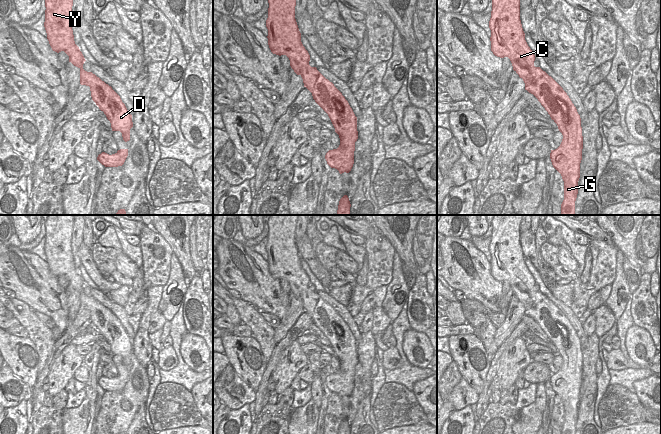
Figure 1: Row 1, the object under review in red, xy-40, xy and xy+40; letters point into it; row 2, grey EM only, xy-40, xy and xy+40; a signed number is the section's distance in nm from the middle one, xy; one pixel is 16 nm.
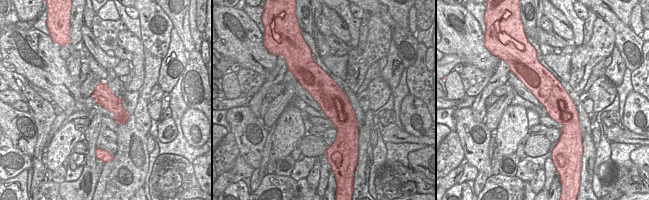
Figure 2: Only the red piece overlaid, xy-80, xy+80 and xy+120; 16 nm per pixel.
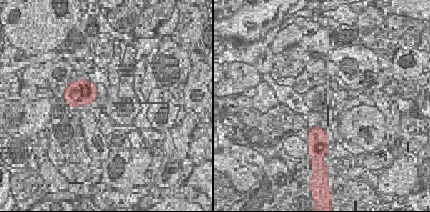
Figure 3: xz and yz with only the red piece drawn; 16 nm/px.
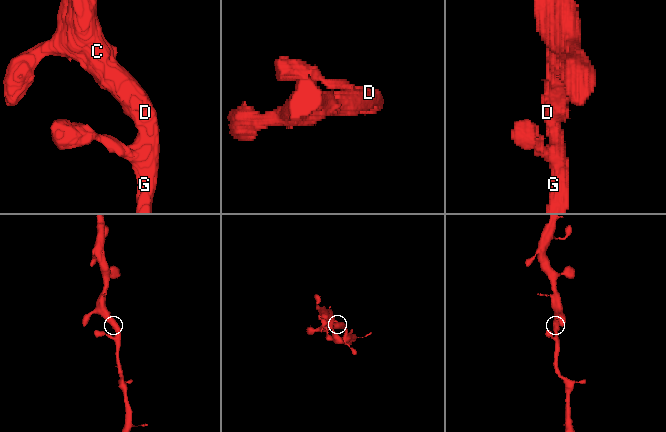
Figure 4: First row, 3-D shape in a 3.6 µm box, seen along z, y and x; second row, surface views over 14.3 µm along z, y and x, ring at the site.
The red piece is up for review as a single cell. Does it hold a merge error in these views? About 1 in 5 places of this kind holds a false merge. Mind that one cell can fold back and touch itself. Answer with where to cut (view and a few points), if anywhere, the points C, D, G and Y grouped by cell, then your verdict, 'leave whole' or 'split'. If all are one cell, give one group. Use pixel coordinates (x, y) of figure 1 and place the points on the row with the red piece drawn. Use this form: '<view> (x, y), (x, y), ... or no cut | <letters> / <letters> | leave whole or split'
no cut | C D G Y | leave whole

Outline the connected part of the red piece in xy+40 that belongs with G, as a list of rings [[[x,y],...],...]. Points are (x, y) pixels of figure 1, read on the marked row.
[[[492,0],[489,28],[491,30],[490,41],[493,54],[500,58],[508,57],[510,59],[513,70],[525,83],[525,90],[538,99],[563,135],[560,146],[551,150],[550,159],[553,167],[561,174],[564,181],[564,200],[561,204],[561,215],[575,215],[575,201],[578,194],[583,149],[580,115],[563,88],[540,67],[534,66],[535,55],[525,40],[525,33],[520,20],[520,0]]]

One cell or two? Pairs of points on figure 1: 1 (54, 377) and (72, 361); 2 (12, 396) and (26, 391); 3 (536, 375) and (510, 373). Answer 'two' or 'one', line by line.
1: one
2: one
3: two

